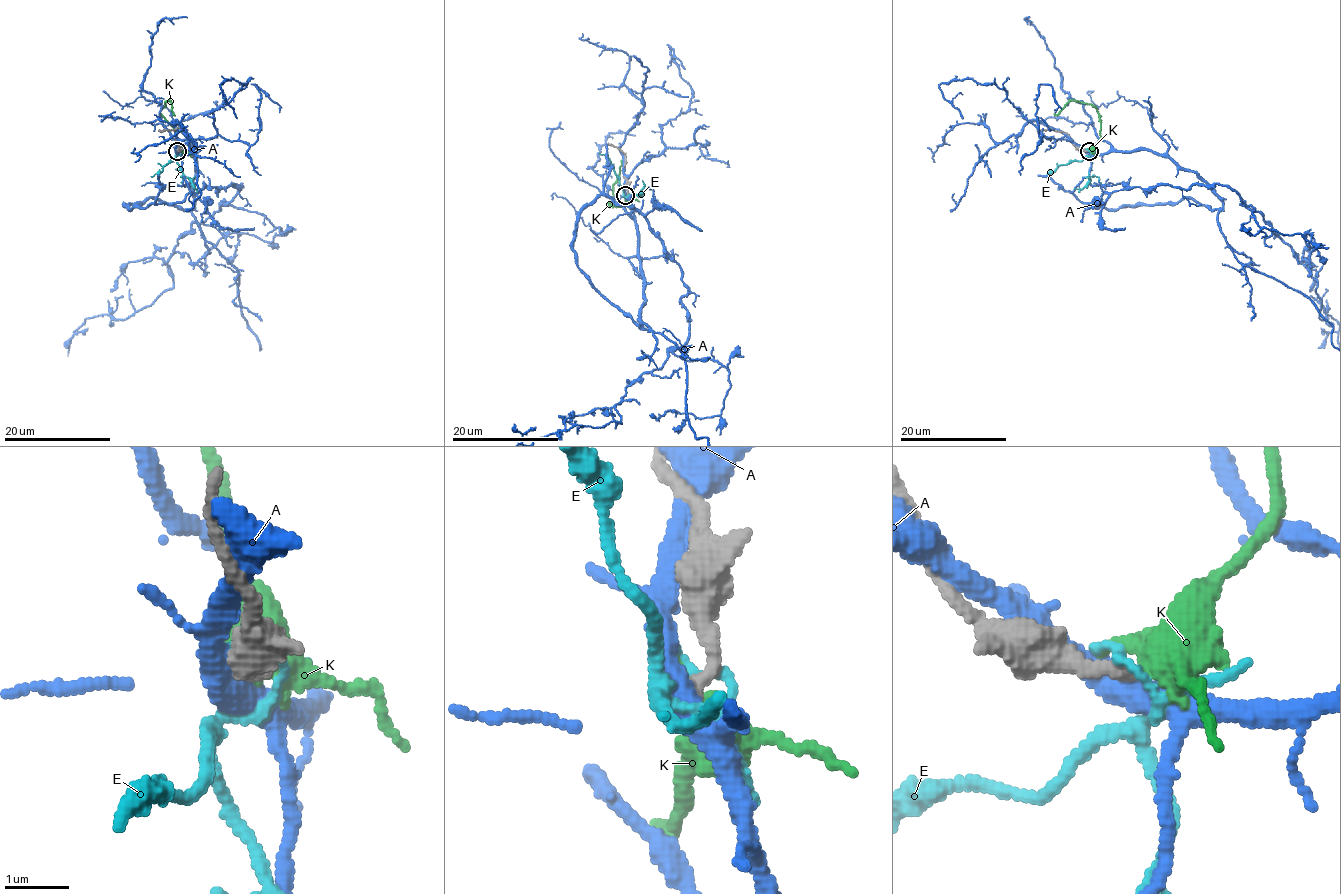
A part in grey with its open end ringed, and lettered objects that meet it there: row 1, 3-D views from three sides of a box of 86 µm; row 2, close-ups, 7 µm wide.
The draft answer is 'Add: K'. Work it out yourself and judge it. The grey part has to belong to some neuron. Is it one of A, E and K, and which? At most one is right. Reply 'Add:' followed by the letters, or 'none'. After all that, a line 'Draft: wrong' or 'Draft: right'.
Add: none
Draft: wrong

